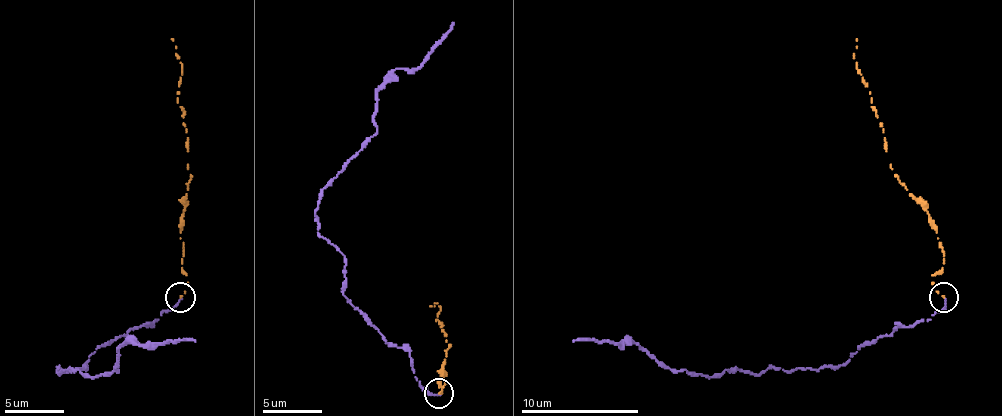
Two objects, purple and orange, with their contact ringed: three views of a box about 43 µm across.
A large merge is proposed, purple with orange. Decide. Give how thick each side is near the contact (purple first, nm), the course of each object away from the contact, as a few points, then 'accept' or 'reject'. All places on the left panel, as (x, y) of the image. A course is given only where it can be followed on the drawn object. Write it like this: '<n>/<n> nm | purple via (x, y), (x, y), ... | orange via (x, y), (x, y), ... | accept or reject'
150/130 nm | purple via (179, 299), (159, 320), (103, 344), (88, 370), (55, 370), (100, 376), (117, 370), (123, 344), (194, 341) | orange via (179, 296), (188, 285), (182, 264), (179, 225), (191, 175), (176, 93), (182, 66), (171, 39) | accept

